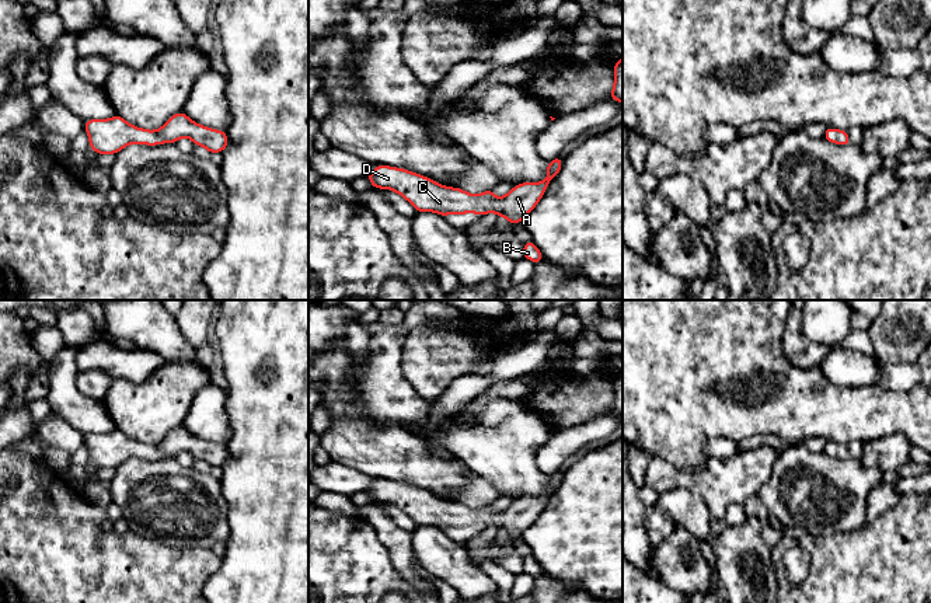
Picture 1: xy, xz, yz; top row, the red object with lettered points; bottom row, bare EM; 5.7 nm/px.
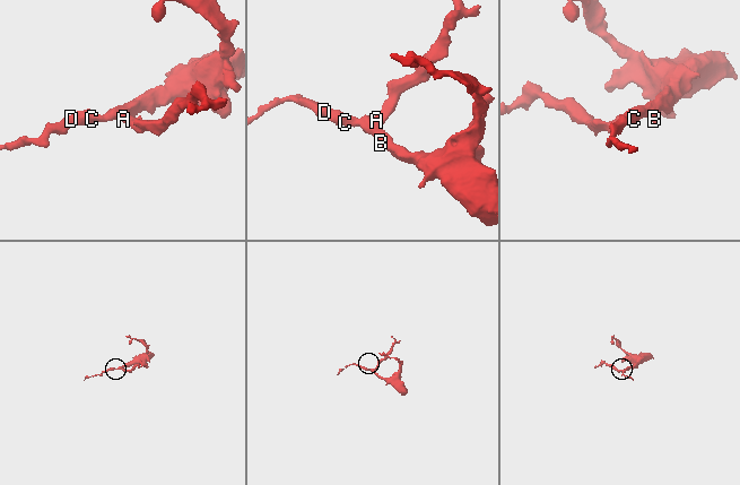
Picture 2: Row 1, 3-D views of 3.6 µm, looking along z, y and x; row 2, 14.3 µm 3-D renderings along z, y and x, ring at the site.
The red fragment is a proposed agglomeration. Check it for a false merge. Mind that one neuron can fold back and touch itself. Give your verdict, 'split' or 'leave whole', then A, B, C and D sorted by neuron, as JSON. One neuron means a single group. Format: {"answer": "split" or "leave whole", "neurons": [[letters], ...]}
{"answer": "leave whole", "neurons": [["A", "B", "C", "D"]]}

